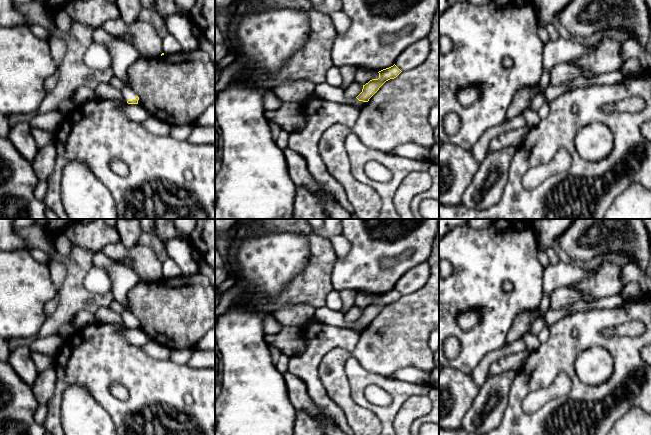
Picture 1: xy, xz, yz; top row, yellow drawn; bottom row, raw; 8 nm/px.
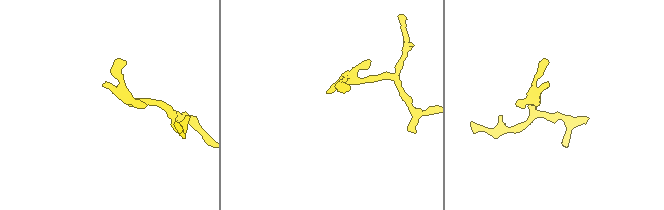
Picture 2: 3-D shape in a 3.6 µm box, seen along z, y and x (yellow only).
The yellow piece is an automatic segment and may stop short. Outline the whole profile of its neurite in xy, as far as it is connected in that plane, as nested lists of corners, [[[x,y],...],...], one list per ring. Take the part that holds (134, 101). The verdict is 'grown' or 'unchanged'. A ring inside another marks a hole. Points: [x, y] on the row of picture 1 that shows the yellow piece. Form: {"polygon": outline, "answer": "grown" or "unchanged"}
{"polygon": [[[124,86],[121,89],[121,93],[128,104],[138,104],[139,97],[131,88]]], "answer": "grown"}

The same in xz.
{"polygon": [[[395,64],[379,71],[379,78],[372,79],[363,85],[362,92],[356,98],[359,101],[368,102],[386,81],[396,78],[401,72],[402,71]]], "answer": "unchanged"}

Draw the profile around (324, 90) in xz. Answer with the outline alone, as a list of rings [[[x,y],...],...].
[[[327,82],[316,84],[314,93],[319,98],[334,103],[352,104],[359,109],[367,103],[359,101],[357,98],[346,99],[344,90],[342,90],[341,88],[333,87]]]

